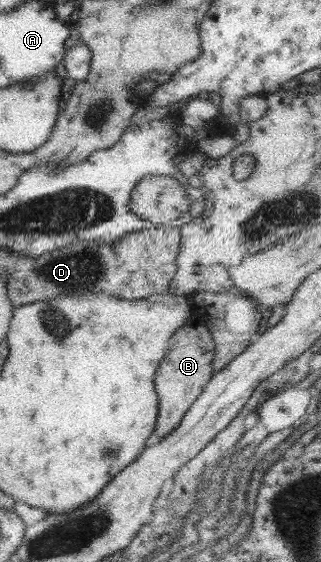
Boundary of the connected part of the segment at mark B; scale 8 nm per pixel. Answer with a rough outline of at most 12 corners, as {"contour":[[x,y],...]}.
{"contour":[[192,295],[154,375],[155,431],[179,425],[214,375],[215,339]]}

